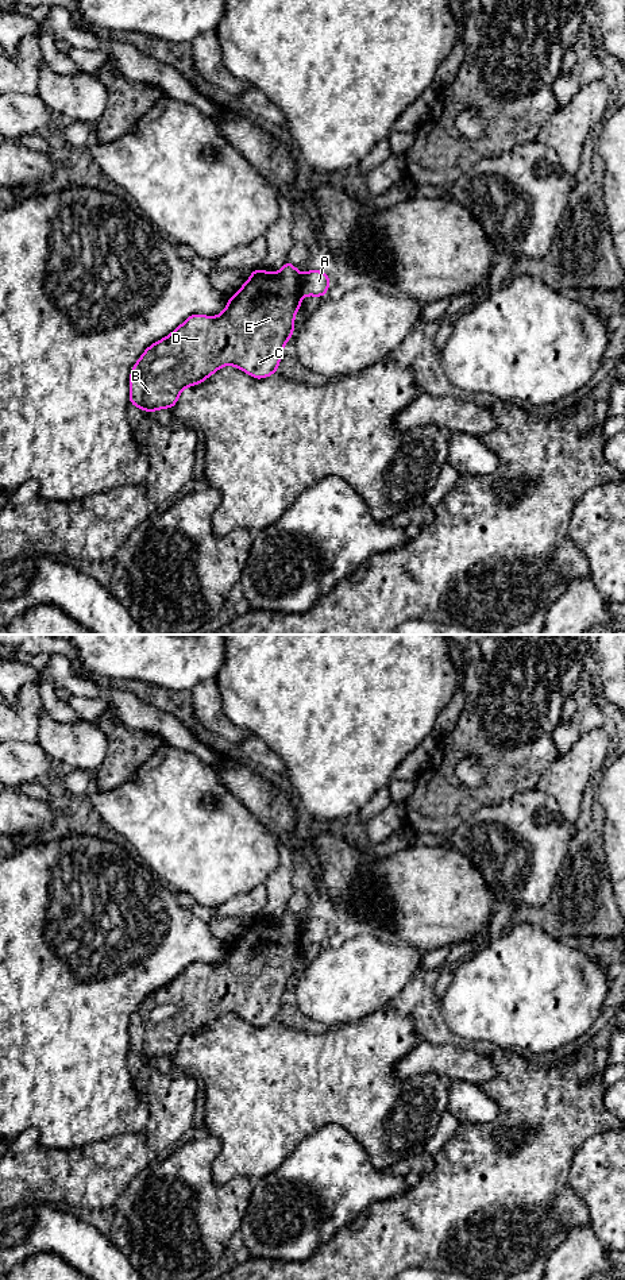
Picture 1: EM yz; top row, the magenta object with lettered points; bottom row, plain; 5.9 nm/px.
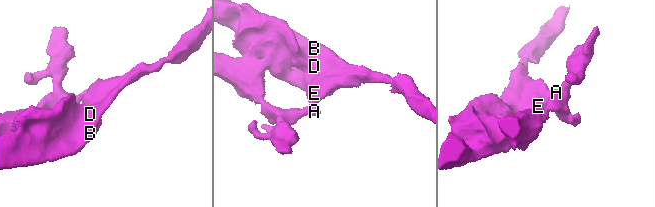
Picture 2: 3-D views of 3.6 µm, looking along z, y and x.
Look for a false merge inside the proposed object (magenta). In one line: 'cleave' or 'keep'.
cleave

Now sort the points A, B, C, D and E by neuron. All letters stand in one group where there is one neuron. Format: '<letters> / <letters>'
A / B C D E

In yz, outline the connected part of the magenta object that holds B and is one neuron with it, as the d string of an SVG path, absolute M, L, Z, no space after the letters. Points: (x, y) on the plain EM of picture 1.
M288 910L278 921L261 917L228 946L219 964L189 964L175 979L144 998L130 1023L130 1052L154 1060L174 1056L180 1041L204 1030L225 1013L235 1014L256 1028L277 1021L282 998L294 979L294 961L301 956L300 919Z

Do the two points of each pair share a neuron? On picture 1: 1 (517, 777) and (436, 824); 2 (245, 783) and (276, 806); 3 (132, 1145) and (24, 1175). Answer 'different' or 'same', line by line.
1: same
2: same
3: same

